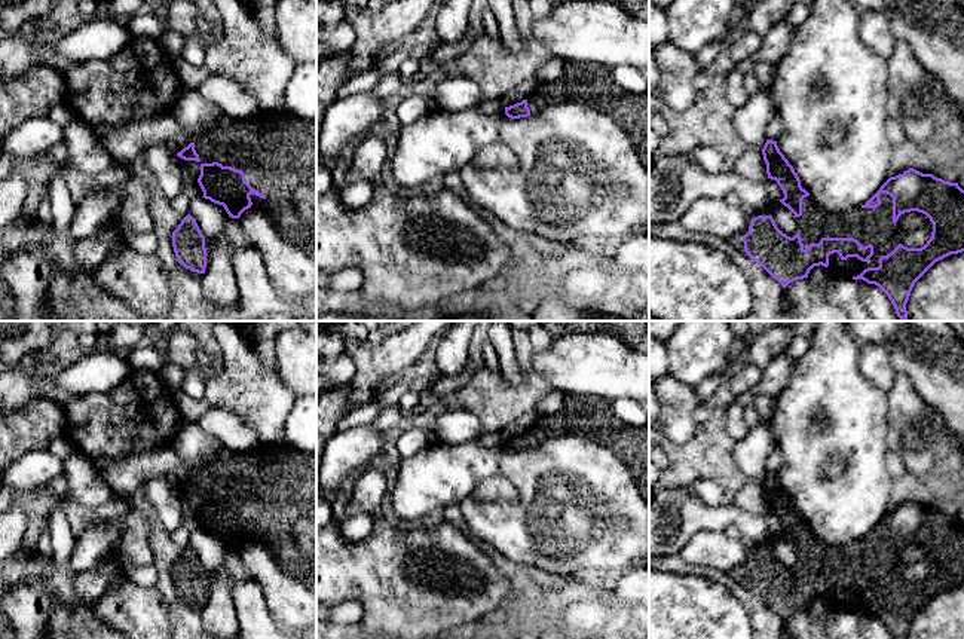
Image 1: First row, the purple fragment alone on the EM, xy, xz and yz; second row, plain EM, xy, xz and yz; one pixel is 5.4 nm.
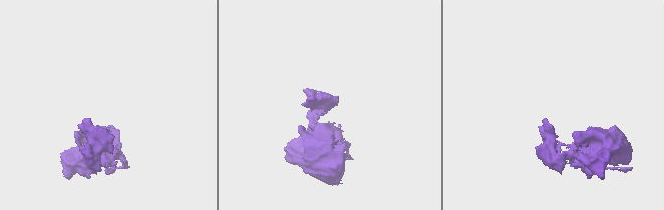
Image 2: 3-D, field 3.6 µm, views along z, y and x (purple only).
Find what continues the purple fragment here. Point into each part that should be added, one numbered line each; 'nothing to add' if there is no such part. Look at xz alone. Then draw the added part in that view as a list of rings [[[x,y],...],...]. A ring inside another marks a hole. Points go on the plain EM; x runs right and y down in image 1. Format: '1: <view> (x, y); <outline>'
1: xz (587, 416); [[[572,395],[554,416],[542,416],[527,431],[530,449],[551,438],[579,435],[609,447],[631,471],[649,501],[649,422],[631,426],[619,421],[602,397]]]

